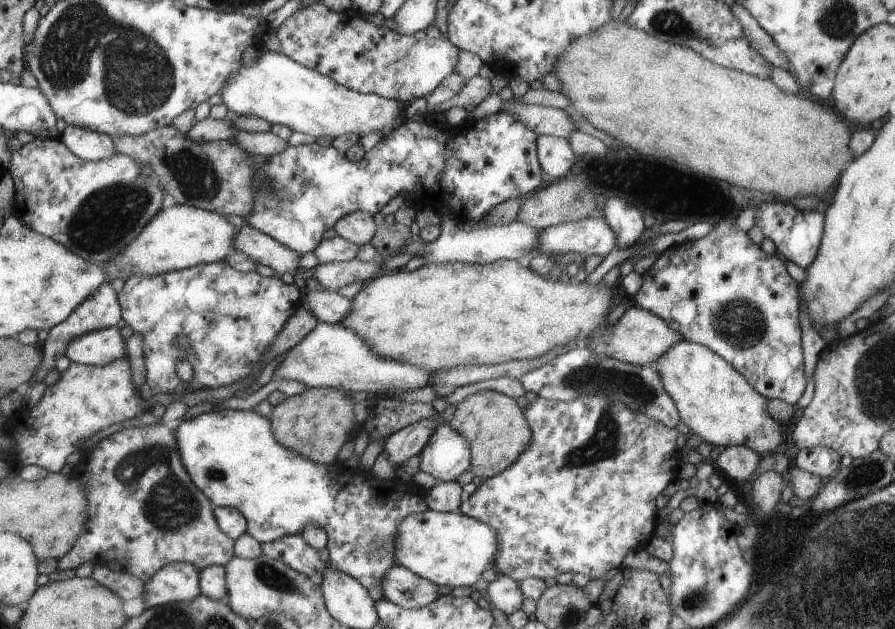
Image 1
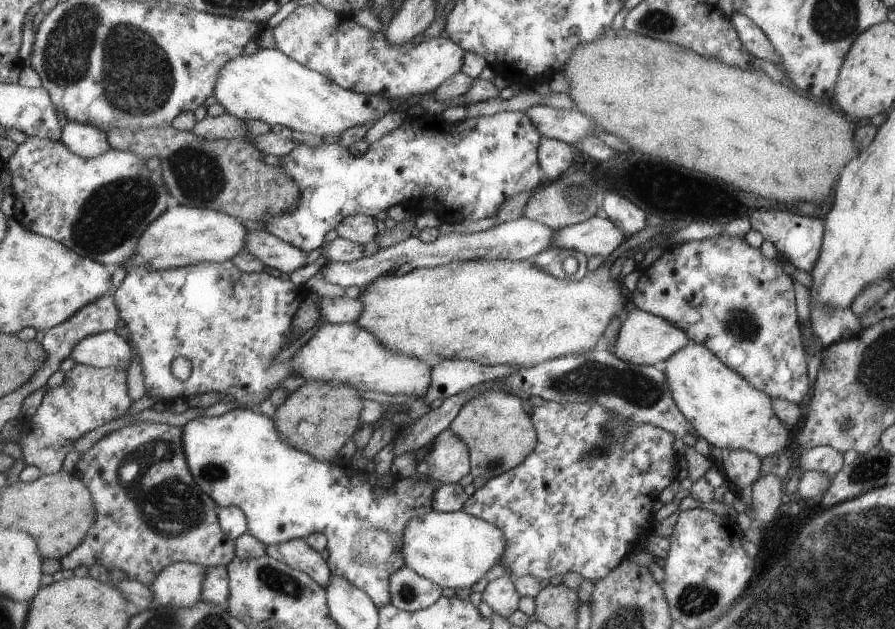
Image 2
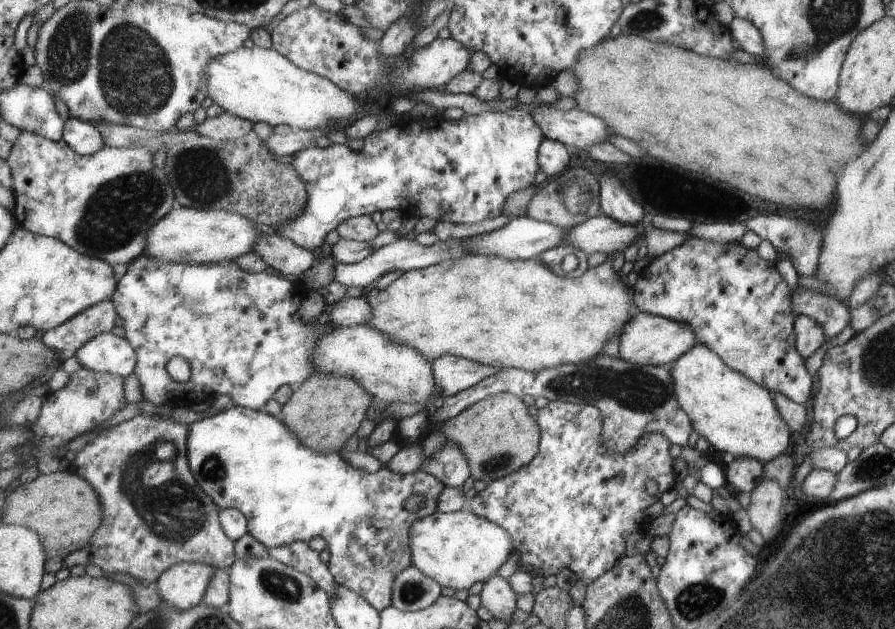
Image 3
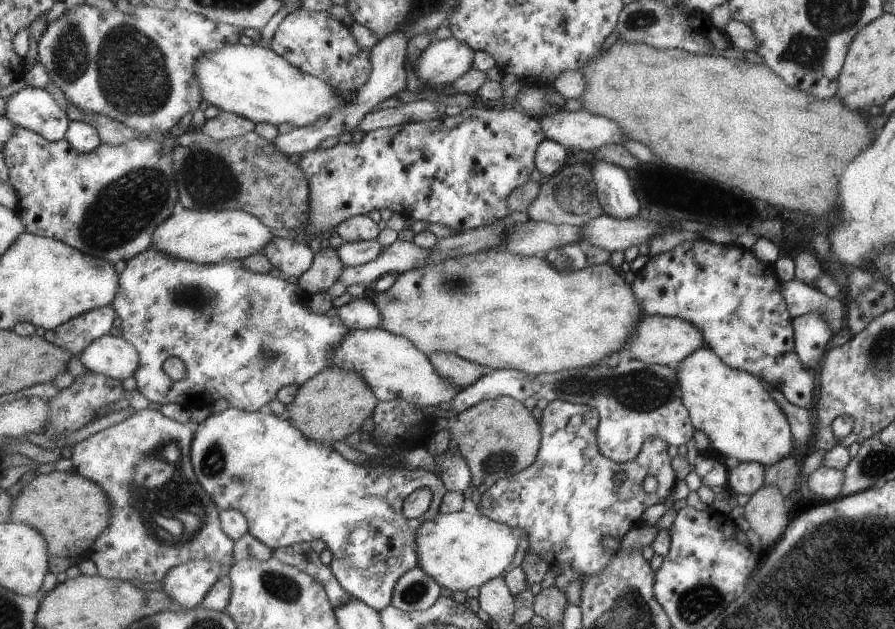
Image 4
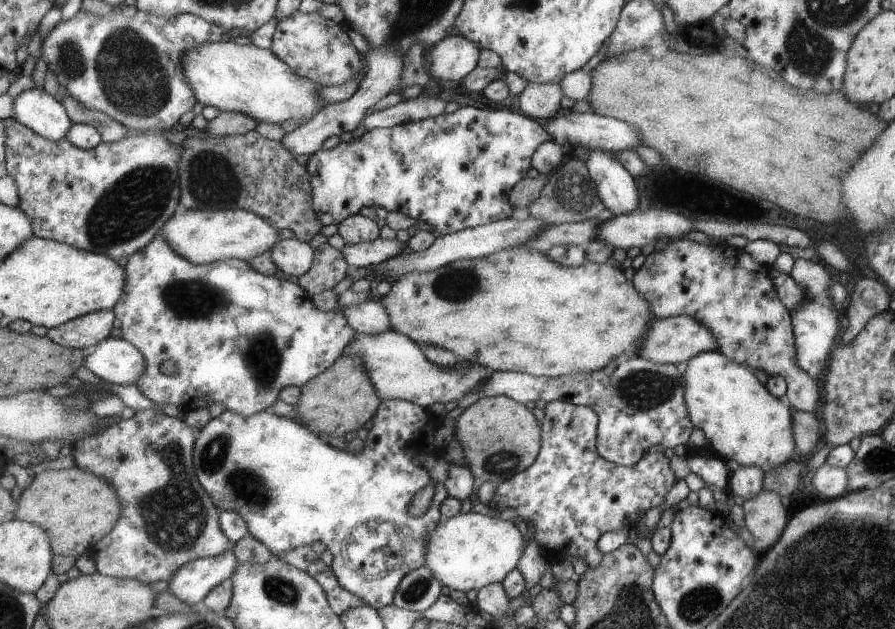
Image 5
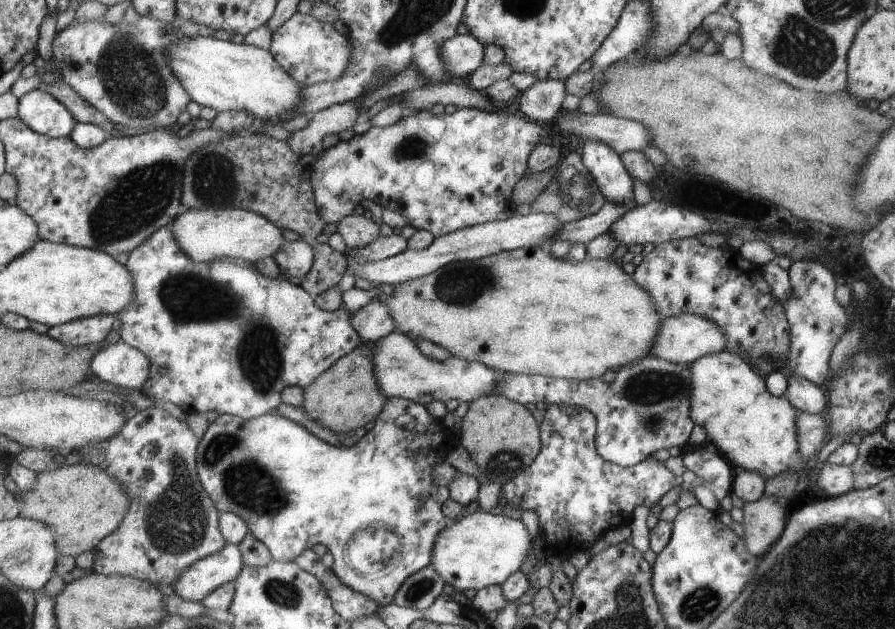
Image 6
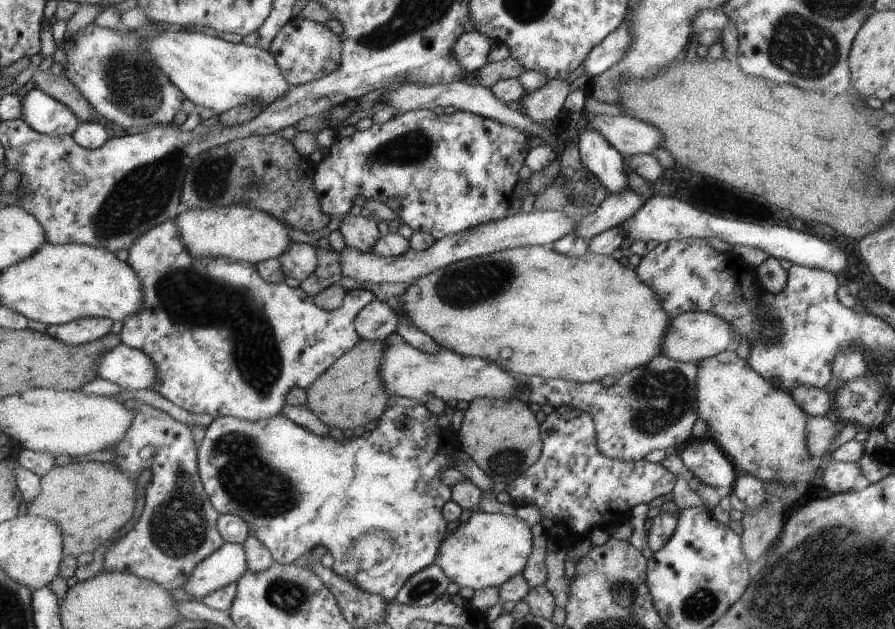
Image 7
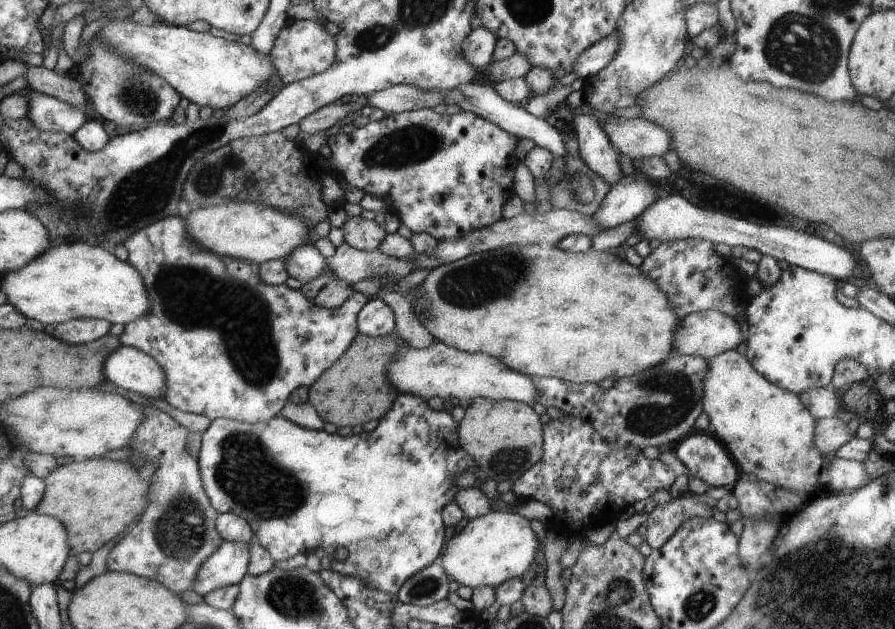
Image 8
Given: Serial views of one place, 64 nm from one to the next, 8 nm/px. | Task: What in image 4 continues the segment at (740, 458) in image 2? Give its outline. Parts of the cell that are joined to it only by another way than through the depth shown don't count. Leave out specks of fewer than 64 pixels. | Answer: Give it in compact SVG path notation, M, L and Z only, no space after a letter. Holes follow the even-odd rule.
M740 462L728 469L729 495L753 494L763 484L764 474L761 465L756 462Z

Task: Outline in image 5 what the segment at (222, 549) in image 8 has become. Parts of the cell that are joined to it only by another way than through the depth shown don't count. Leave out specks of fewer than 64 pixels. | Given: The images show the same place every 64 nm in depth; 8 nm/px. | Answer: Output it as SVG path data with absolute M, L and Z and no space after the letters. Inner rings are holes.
M232 549L214 557L201 557L181 565L167 582L168 591L189 605L199 602L215 585L237 569Z

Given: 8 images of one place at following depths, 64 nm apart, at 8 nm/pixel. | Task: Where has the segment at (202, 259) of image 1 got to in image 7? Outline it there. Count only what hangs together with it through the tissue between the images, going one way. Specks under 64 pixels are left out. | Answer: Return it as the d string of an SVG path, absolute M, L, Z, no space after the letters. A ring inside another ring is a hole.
M243 205L187 209L174 218L182 244L195 258L223 257L256 263L276 257L291 245L288 226L270 214Z

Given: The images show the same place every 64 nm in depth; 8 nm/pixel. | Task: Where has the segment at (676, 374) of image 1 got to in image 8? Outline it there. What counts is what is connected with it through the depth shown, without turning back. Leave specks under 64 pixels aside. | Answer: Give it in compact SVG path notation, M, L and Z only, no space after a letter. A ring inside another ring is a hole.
M735 349L726 350L709 360L707 376L703 380L703 413L708 418L707 432L723 444L741 472L755 476L768 487L784 488L793 494L809 492L817 484L821 456L813 444L815 419L812 414L799 396L769 382Z

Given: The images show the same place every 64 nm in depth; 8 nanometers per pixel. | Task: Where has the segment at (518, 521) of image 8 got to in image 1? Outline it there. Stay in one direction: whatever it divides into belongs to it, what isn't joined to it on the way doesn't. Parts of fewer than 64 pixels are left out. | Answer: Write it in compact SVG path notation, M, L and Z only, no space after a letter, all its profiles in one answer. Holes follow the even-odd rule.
M427 508L420 513L408 514L396 526L396 564L437 586L453 589L473 585L481 571L495 561L497 549L499 536L496 532L458 510L441 512Z

